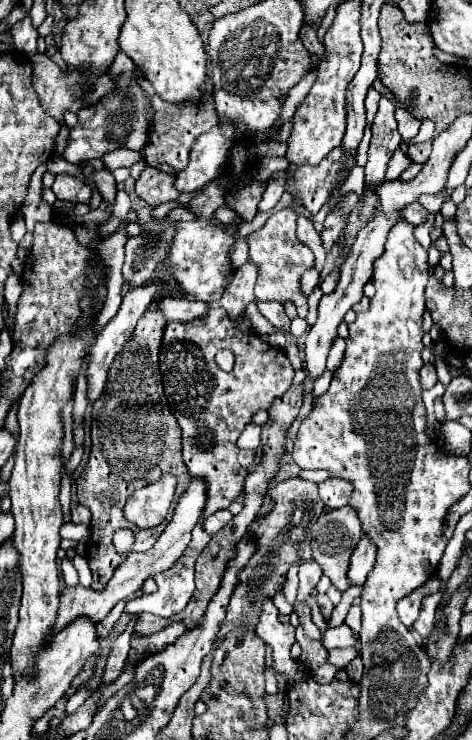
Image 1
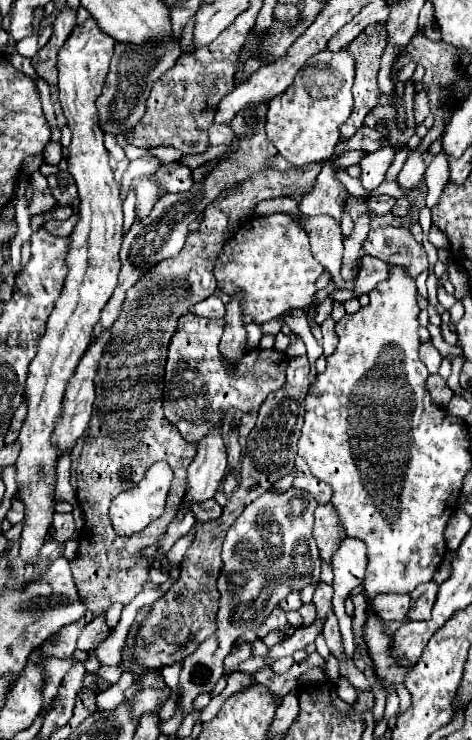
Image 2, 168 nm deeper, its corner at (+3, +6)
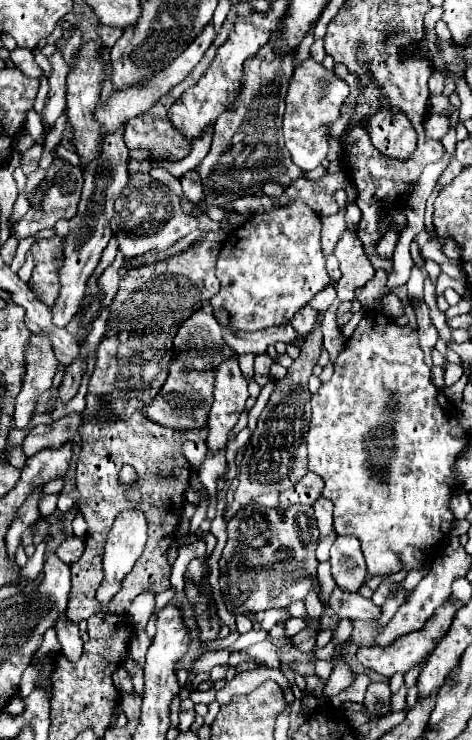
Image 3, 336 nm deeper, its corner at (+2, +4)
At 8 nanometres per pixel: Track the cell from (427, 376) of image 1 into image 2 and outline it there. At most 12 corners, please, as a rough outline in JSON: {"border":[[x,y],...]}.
{"border":[[432,342],[420,346],[420,360],[430,374],[440,368],[442,356]]}

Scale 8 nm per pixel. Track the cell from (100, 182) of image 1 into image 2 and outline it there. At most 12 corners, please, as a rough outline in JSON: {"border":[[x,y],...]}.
{"border":[[88,18],[58,58],[80,196],[68,276],[26,380],[20,556],[54,514],[64,390],[120,272],[122,206],[96,100],[116,42]]}

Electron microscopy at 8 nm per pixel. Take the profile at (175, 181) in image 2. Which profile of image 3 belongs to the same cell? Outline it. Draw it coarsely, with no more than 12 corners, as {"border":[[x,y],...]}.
{"border":[[195,170],[183,174],[183,194],[191,202],[203,200],[201,180]]}

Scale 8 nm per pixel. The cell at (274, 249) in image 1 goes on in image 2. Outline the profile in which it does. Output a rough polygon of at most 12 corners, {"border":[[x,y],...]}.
{"border":[[290,214],[254,216],[214,276],[256,324],[314,300],[324,268]]}

